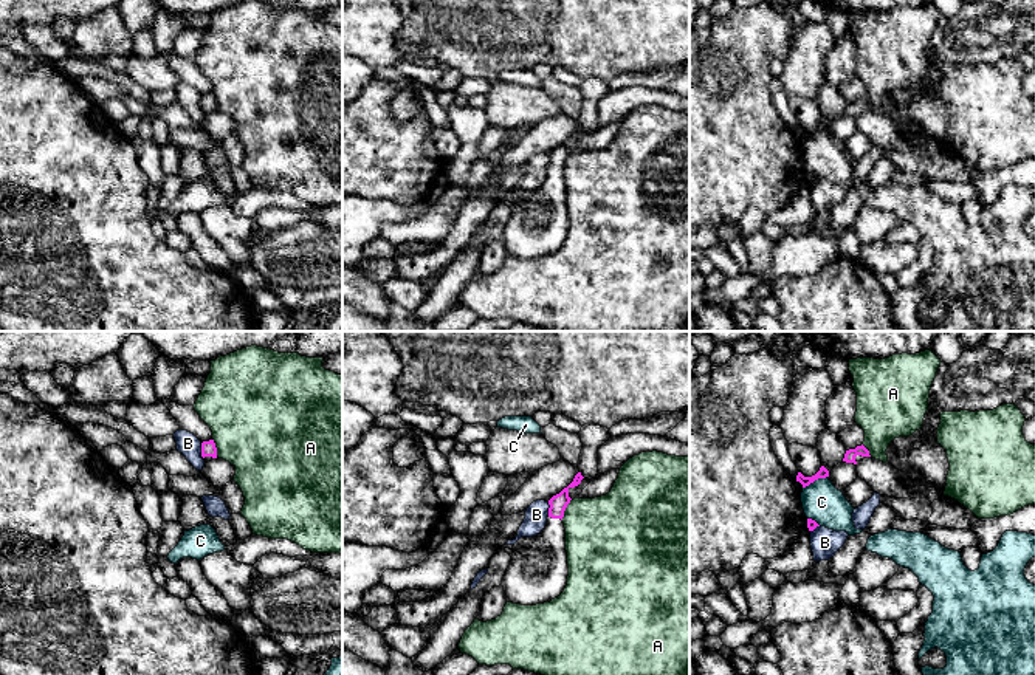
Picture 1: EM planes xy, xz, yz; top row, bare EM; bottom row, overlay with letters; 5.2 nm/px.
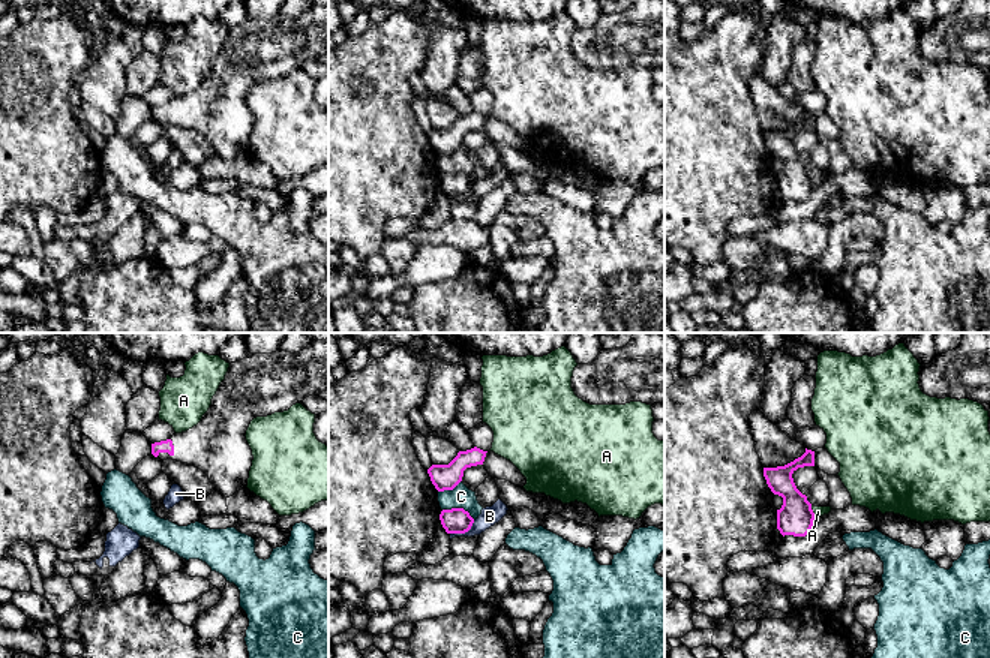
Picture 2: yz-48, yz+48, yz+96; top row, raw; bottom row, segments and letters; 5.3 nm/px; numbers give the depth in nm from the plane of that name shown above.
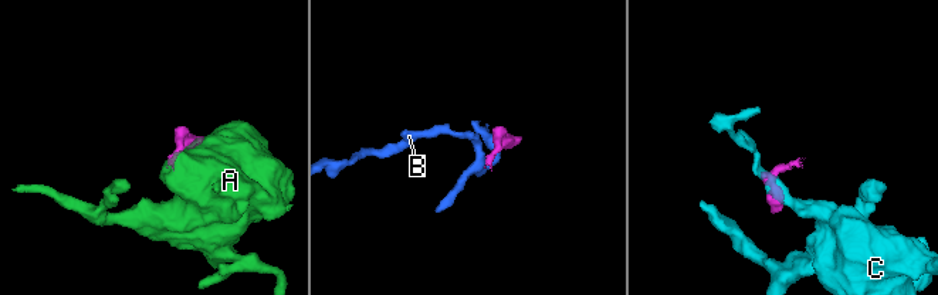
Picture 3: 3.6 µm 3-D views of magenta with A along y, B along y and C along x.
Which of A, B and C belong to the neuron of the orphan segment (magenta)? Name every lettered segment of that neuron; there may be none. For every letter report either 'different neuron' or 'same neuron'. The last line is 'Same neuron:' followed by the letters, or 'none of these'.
A: different neuron
B: different neuron
C: different neuron
Same neuron: none of these

